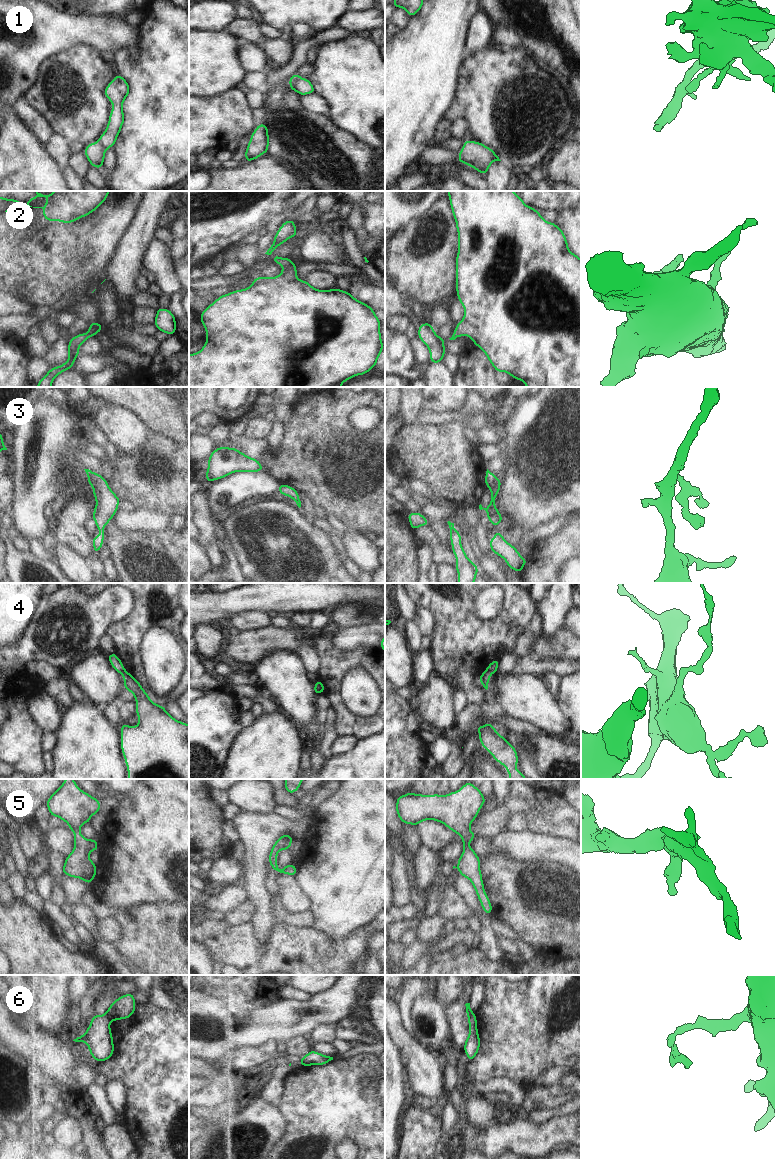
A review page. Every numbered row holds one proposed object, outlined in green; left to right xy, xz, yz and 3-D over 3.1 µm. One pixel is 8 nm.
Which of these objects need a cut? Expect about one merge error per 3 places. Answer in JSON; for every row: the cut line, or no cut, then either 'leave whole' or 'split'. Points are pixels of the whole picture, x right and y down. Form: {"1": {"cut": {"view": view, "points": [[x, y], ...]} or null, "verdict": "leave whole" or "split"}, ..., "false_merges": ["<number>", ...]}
{"1": {"cut": {"view": "xz", "points": [[301, 78], [296, 82], [294, 90]]}, "verdict": "split"}, "2": {"cut": null, "verdict": "leave whole"}, "3": {"cut": null, "verdict": "leave whole"}, "4": {"cut": {"view": "yz", "points": [[486, 669], [491, 673]]}, "verdict": "split"}, "5": {"cut": null, "verdict": "leave whole"}, "6": {"cut": {"view": "xy", "points": [[105, 1014], [110, 1021]]}, "verdict": "split"}, "false_merges": ["1", "4", "6"]}

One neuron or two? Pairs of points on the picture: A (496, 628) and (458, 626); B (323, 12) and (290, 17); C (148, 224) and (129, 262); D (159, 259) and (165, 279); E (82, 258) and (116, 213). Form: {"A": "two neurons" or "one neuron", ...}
{"A": "one neuron", "B": "one neuron", "C": "one neuron", "D": "one neuron", "E": "one neuron"}

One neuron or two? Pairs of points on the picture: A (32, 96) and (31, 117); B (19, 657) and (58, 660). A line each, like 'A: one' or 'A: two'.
A: two
B: one

